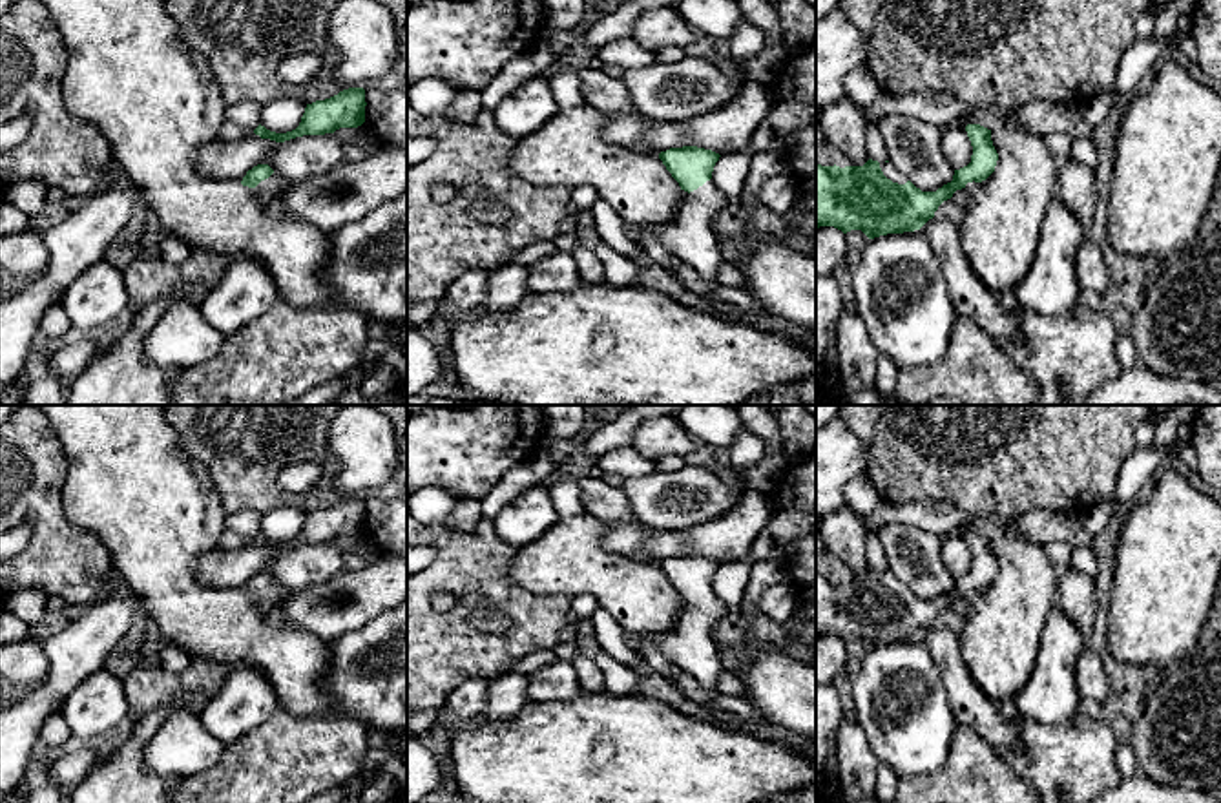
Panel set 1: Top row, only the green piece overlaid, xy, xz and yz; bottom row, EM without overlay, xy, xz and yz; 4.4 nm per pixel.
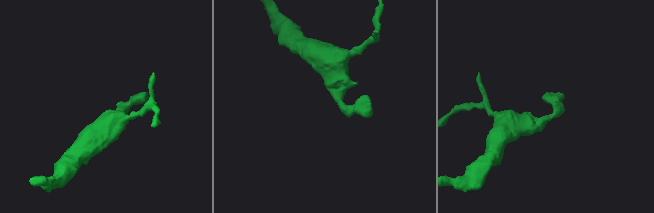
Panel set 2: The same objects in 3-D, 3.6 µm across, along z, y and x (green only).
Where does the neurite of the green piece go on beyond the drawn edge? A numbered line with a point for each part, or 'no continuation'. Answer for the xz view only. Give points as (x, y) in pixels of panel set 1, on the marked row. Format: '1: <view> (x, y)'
1: xz (690, 239)

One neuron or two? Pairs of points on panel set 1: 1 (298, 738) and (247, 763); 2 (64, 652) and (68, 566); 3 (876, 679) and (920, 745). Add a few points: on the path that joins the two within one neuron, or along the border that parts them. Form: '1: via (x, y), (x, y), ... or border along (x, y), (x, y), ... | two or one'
1: via (285, 750), (272, 763), (260, 763) | one
2: border along (108, 570), (104, 592), (84, 608) | two
3: via (867, 703), (875, 729), (897, 738) | one

